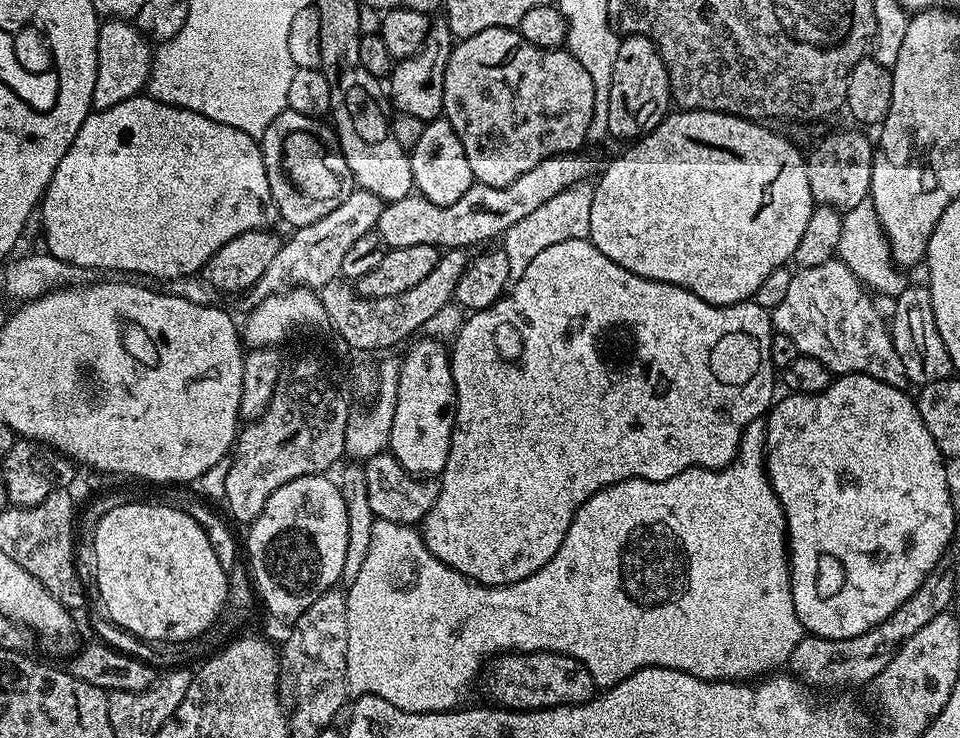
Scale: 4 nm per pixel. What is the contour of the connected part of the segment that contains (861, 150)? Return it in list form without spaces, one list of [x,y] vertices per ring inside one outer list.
[[[844,130],[826,137],[807,155],[810,194],[817,205],[834,208],[843,214],[854,210],[858,202],[869,199],[872,190],[872,170],[875,147],[873,141],[858,132]]]

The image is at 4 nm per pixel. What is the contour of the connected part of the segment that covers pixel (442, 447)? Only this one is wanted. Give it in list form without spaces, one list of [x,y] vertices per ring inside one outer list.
[[[417,339],[413,352],[400,360],[400,377],[397,386],[397,402],[394,410],[393,426],[389,434],[388,448],[393,458],[412,476],[436,478],[446,466],[446,458],[452,441],[452,427],[456,425],[456,382],[452,379],[450,352],[439,339]]]

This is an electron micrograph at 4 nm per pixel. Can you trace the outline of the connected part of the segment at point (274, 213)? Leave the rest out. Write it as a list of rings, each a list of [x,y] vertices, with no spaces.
[[[139,94],[118,102],[110,109],[91,111],[86,122],[82,122],[82,130],[70,142],[70,150],[62,154],[62,162],[58,162],[58,170],[54,170],[54,178],[50,178],[44,198],[38,208],[38,216],[44,219],[44,244],[43,247],[54,258],[67,264],[73,264],[85,270],[101,268],[104,274],[128,274],[133,272],[133,277],[153,276],[157,282],[173,280],[179,276],[191,276],[199,273],[206,262],[230,238],[238,238],[238,234],[258,232],[273,227],[272,223],[280,220],[280,211],[276,209],[274,198],[270,194],[270,182],[266,178],[264,155],[260,152],[260,145],[253,137],[246,135],[242,130],[234,130],[234,126],[226,126],[222,122],[214,122],[205,116],[199,116],[194,110],[175,108],[163,104],[147,94]]]

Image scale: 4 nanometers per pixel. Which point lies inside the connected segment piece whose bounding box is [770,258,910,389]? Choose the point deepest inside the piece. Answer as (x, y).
(827, 314)

